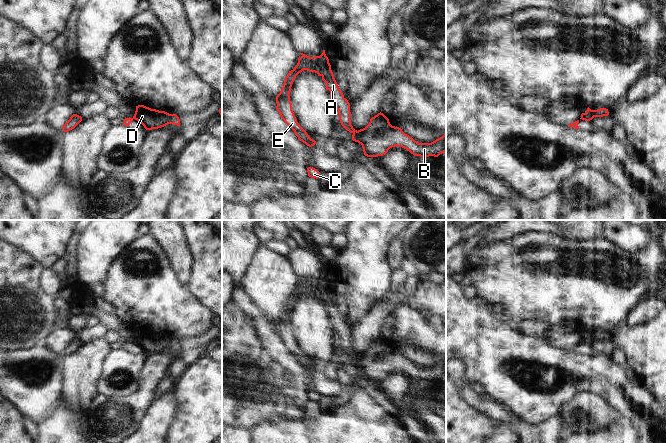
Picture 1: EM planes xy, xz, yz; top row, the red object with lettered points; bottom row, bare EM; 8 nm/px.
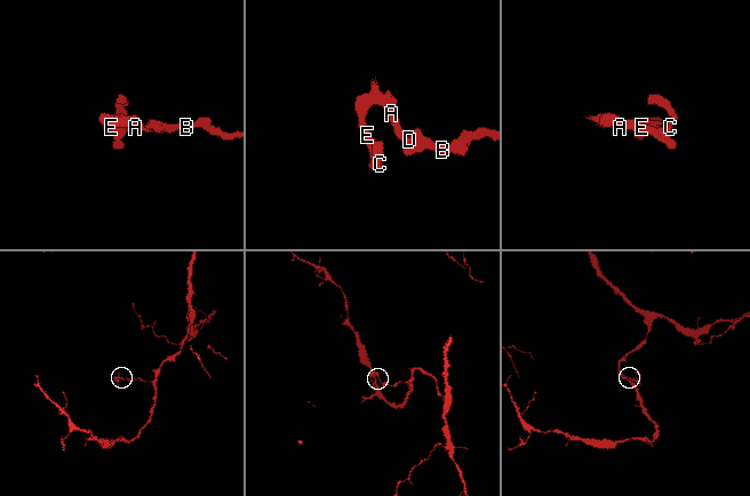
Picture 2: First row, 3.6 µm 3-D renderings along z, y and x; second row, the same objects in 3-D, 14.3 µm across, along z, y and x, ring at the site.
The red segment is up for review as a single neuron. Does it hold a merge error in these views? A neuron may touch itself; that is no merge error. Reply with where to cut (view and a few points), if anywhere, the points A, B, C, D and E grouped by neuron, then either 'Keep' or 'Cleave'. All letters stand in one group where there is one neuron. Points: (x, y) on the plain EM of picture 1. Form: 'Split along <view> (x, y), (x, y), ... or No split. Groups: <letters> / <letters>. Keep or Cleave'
Split along xz (357, 355), (353, 357). Groups: A C E / B D. Cleave

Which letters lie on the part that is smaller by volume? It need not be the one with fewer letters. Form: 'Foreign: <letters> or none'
Foreign: A, C, E

